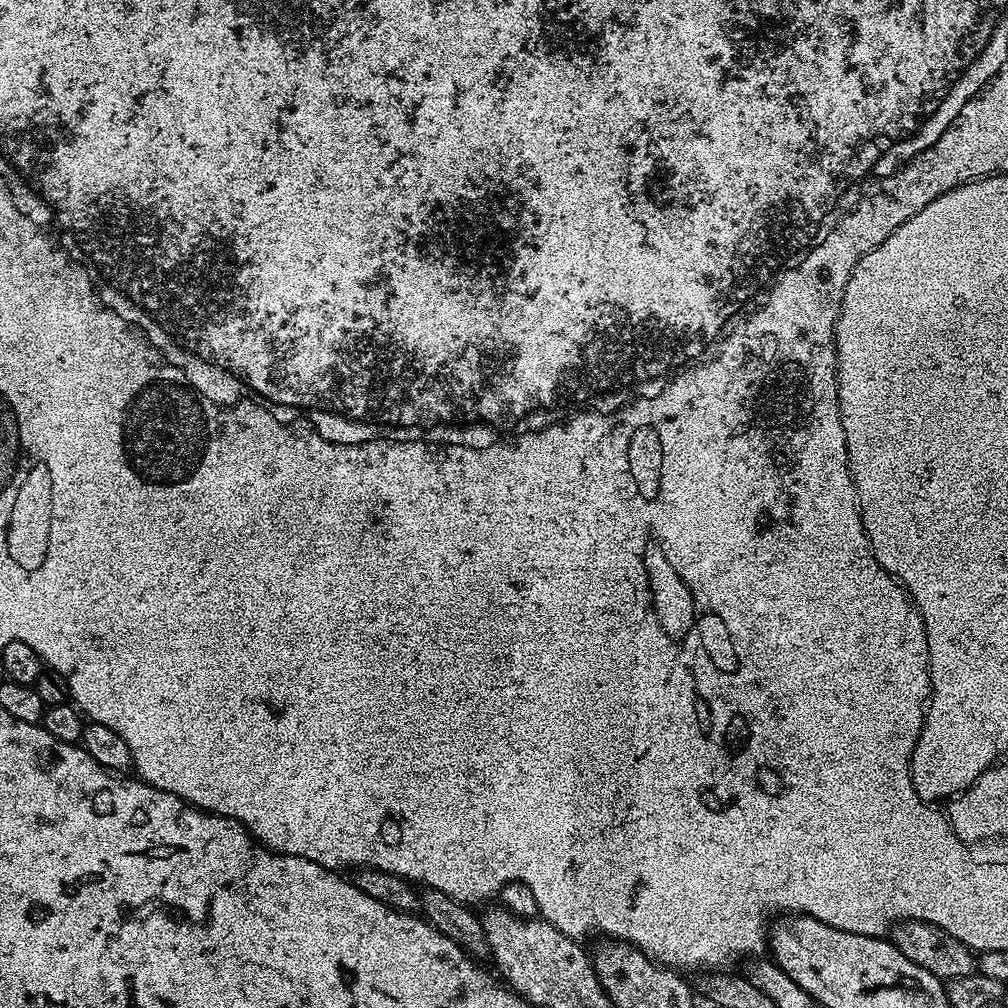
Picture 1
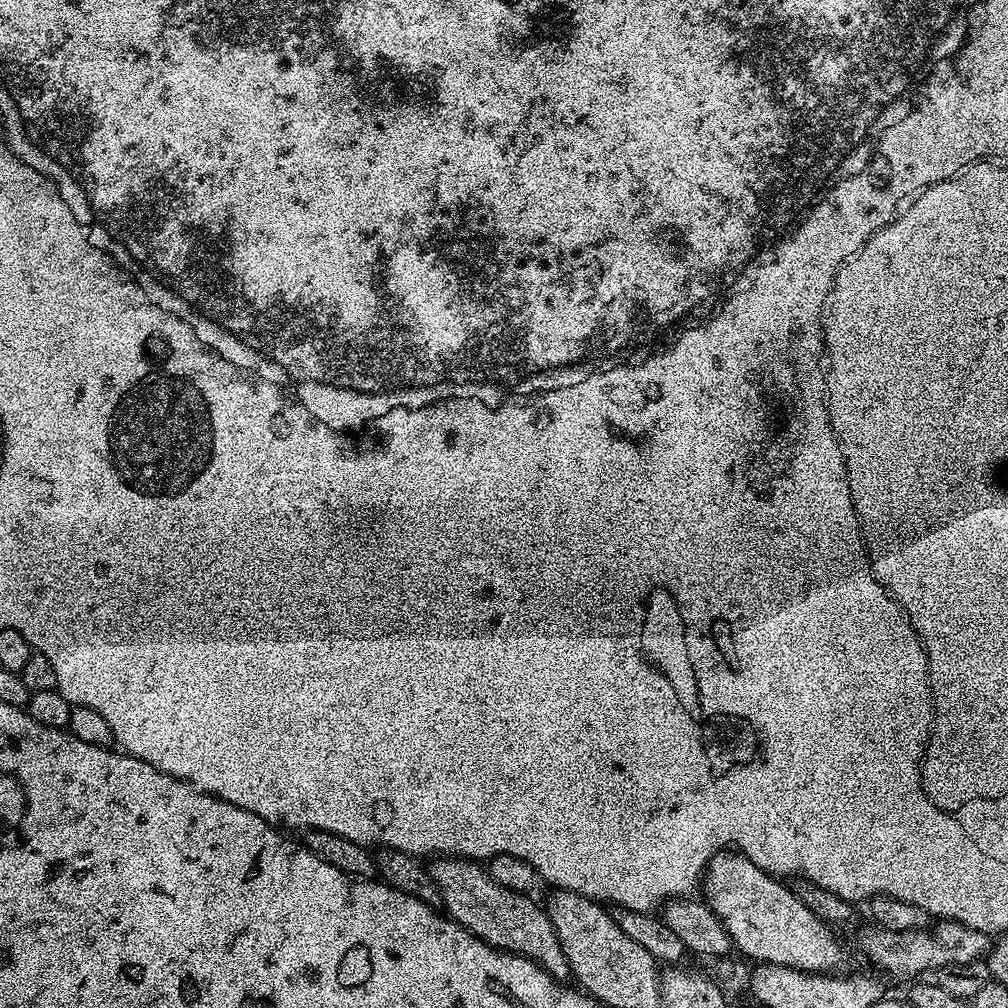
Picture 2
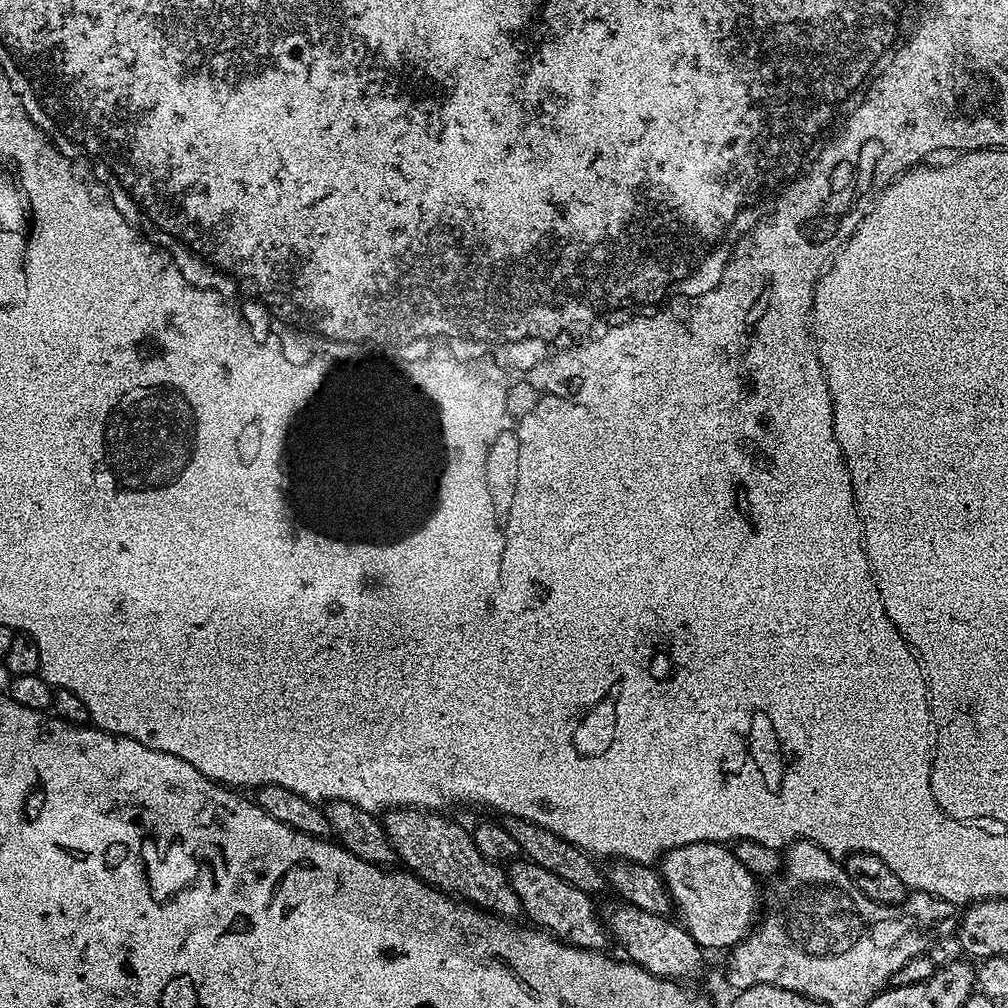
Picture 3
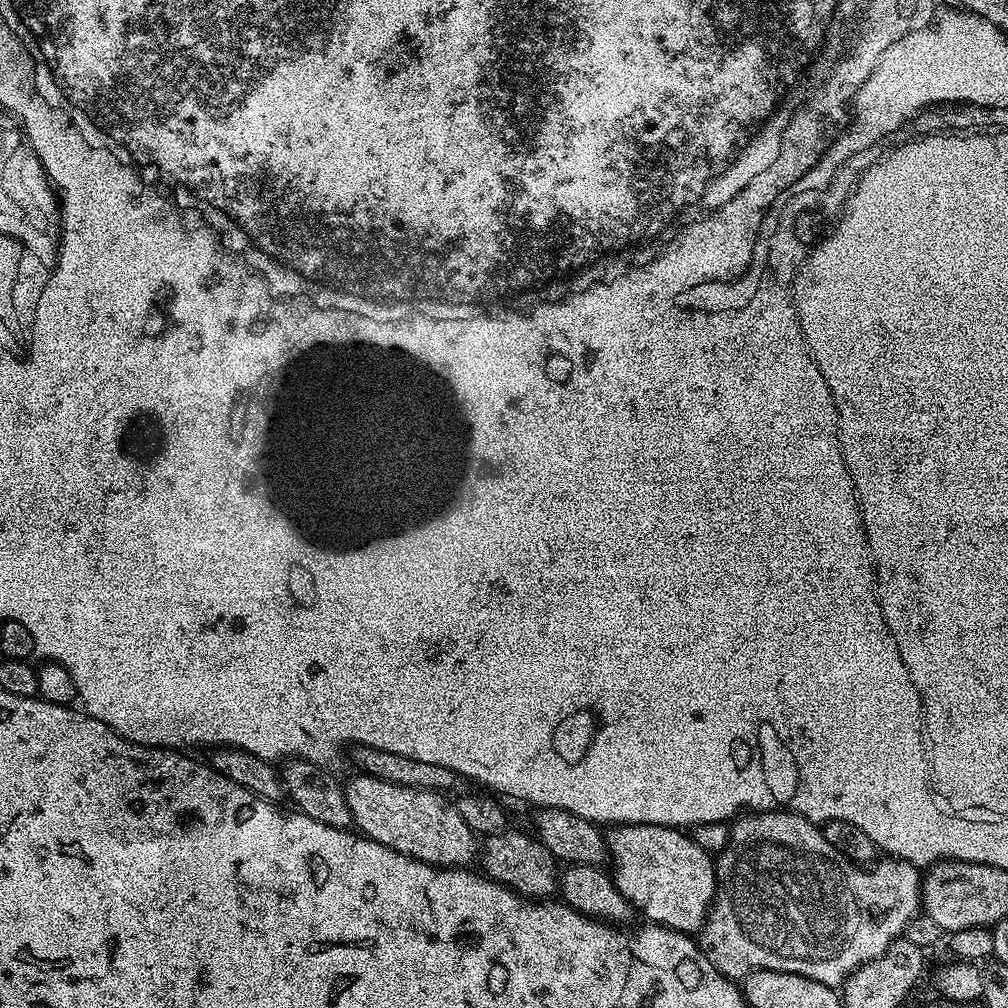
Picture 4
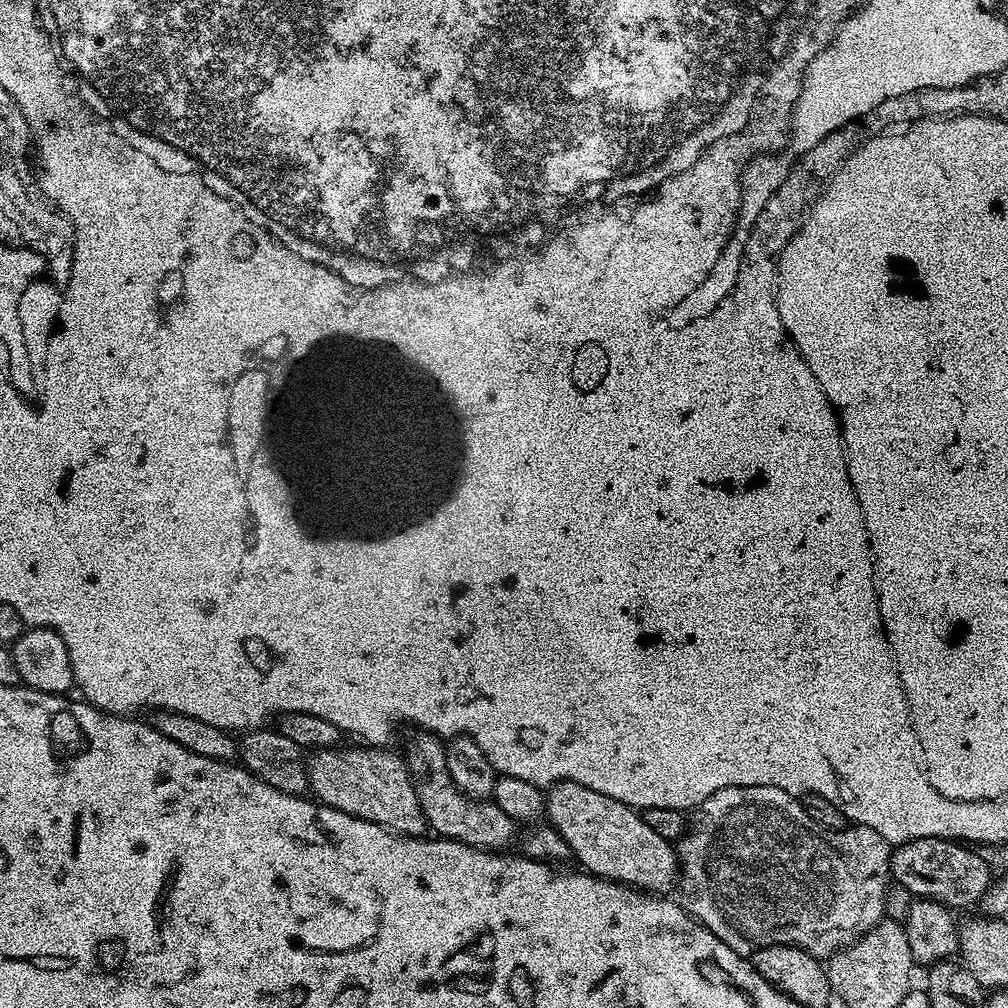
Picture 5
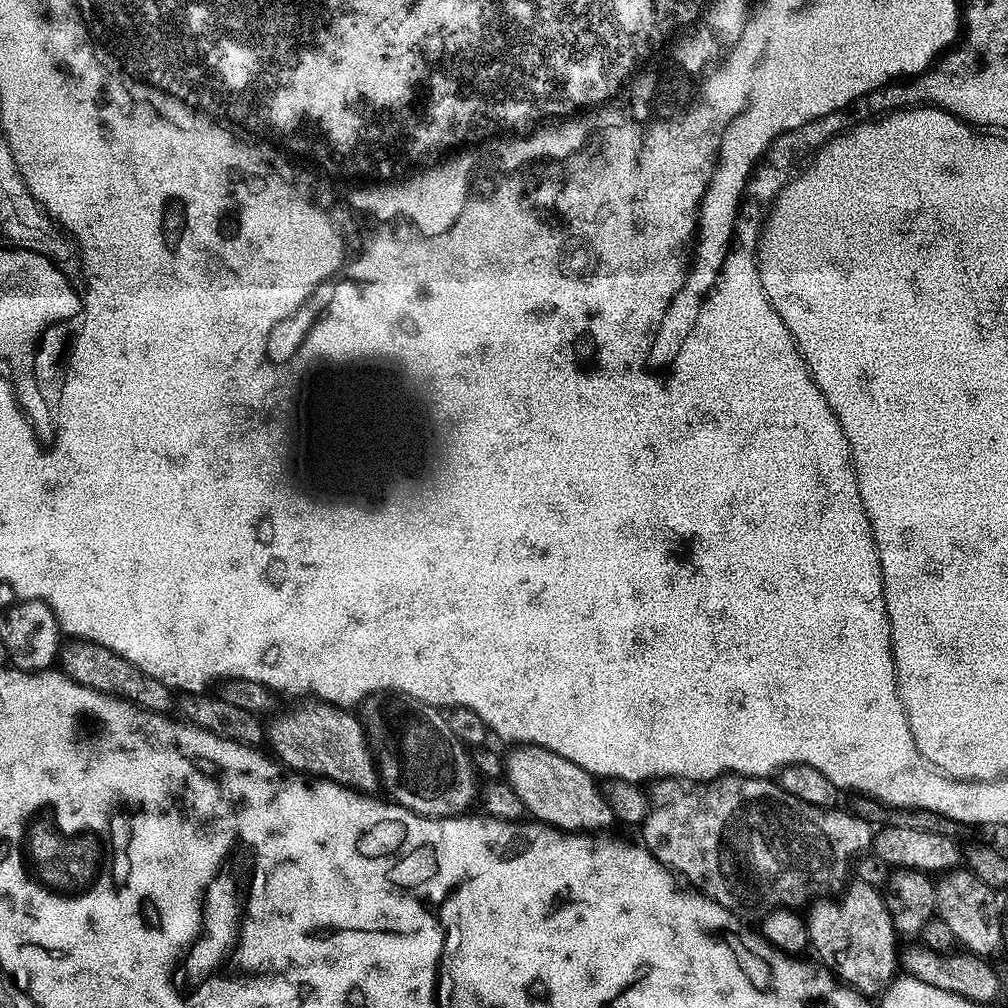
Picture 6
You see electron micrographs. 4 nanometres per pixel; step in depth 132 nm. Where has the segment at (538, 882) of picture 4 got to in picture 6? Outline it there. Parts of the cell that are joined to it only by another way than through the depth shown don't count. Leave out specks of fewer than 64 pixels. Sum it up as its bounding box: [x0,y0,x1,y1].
[358,694,478,816]

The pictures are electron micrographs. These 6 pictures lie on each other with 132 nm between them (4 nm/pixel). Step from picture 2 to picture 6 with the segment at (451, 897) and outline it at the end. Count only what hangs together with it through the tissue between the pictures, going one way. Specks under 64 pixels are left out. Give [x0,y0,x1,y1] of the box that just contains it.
[267,704,378,793]

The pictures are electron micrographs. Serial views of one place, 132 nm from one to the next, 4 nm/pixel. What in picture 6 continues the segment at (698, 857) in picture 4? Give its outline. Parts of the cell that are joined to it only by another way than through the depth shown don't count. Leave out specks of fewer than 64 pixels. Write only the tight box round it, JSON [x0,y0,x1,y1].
[504,744,614,834]

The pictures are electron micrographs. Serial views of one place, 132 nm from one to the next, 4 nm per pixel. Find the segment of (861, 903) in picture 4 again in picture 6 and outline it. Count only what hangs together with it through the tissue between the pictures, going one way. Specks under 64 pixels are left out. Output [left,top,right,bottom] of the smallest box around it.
[642,774,874,918]

